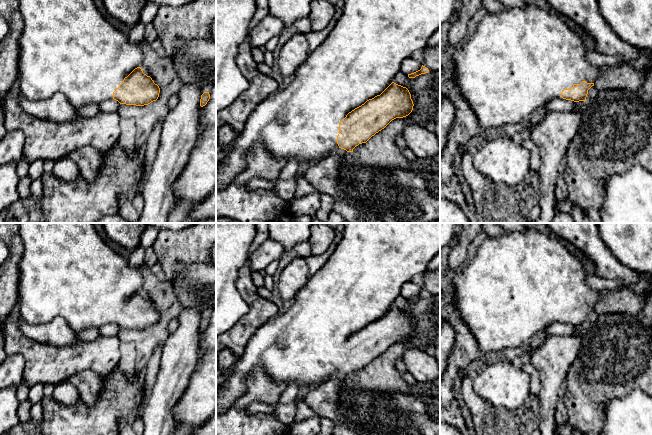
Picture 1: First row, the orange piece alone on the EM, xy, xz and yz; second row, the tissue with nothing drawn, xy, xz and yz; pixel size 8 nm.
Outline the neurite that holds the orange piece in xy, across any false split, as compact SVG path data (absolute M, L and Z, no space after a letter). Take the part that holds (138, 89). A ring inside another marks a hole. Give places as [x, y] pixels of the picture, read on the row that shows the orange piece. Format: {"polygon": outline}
{"polygon": "M19 0L19 11L24 21L24 28L19 38L19 63L18 77L20 94L28 100L42 100L52 97L55 93L64 94L69 102L77 109L89 104L99 104L105 100L114 99L120 104L144 106L159 97L160 88L150 76L143 73L141 63L143 61L142 43L132 43L118 28L114 27L108 19L97 9L93 0Z"}

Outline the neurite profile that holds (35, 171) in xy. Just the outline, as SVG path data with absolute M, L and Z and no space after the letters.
M39 159L30 163L28 176L32 179L32 181L40 178L43 175L43 164L44 161Z

